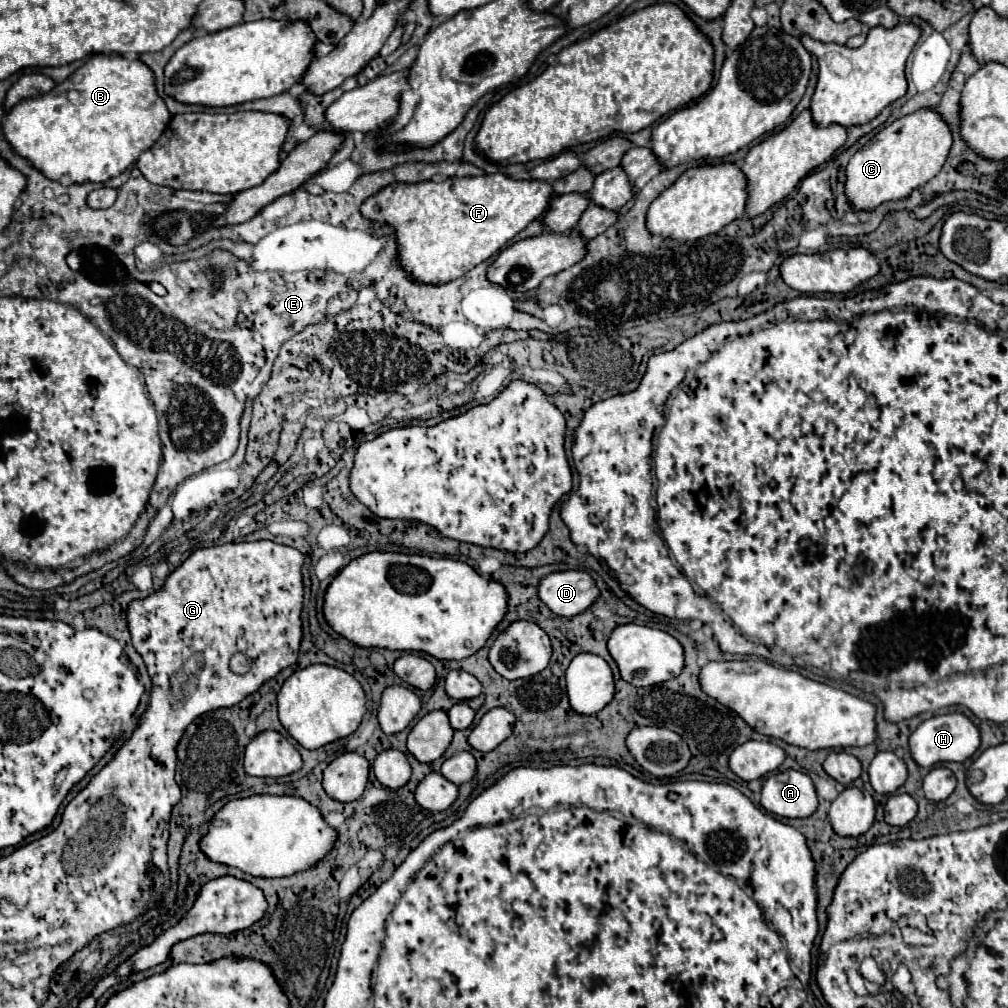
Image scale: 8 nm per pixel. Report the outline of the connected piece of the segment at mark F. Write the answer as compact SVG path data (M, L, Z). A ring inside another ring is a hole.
M494 173L414 185L390 185L366 199L360 213L374 223L394 227L396 261L412 283L442 285L496 255L516 233L546 211L548 197L548 183L514 181L502 173Z

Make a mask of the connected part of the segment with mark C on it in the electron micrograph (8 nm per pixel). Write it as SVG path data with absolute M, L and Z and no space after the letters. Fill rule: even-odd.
M920 109L912 115L896 119L890 127L884 127L878 135L874 135L848 161L844 183L848 203L854 211L872 211L886 201L908 197L942 169L950 147L950 129L942 123L942 119L938 119L934 109Z

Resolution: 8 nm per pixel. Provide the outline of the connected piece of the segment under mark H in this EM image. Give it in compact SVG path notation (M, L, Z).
M962 713L934 715L918 725L918 729L910 735L910 753L912 759L922 767L932 767L944 761L966 761L980 747L980 731L978 727Z

